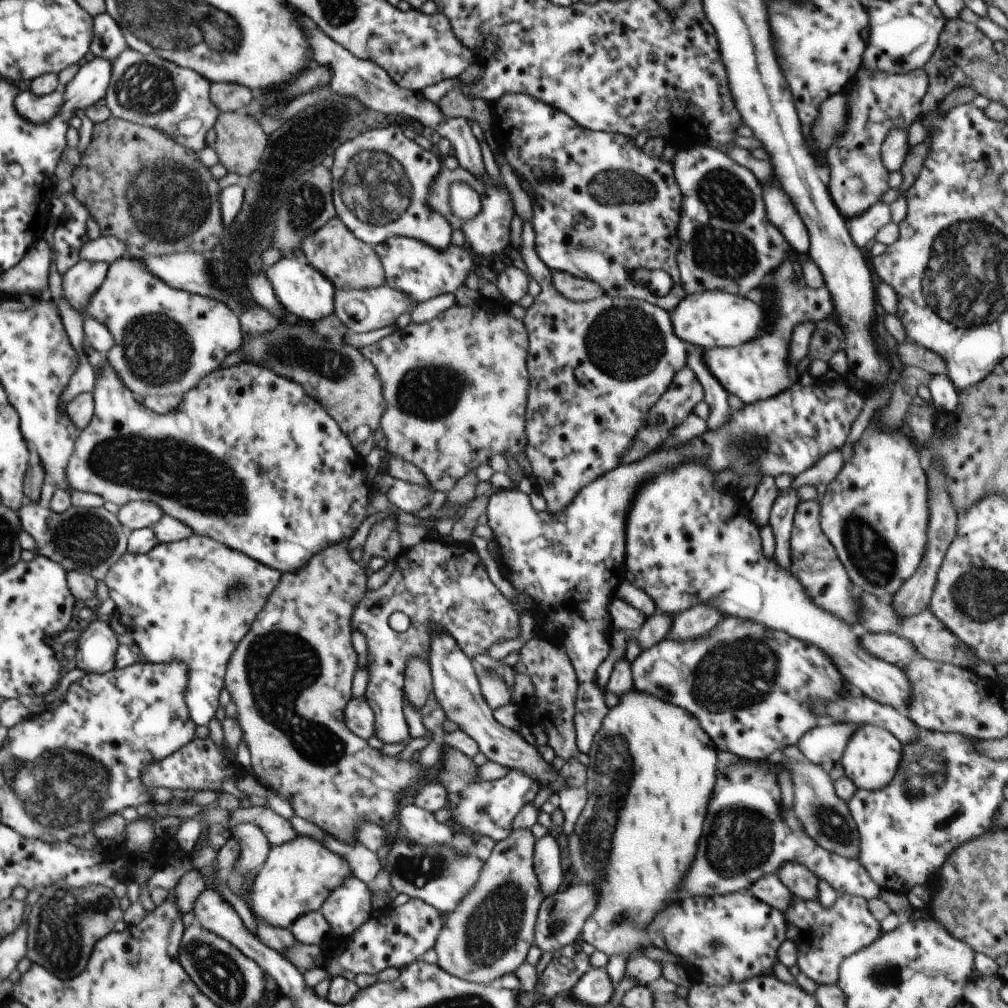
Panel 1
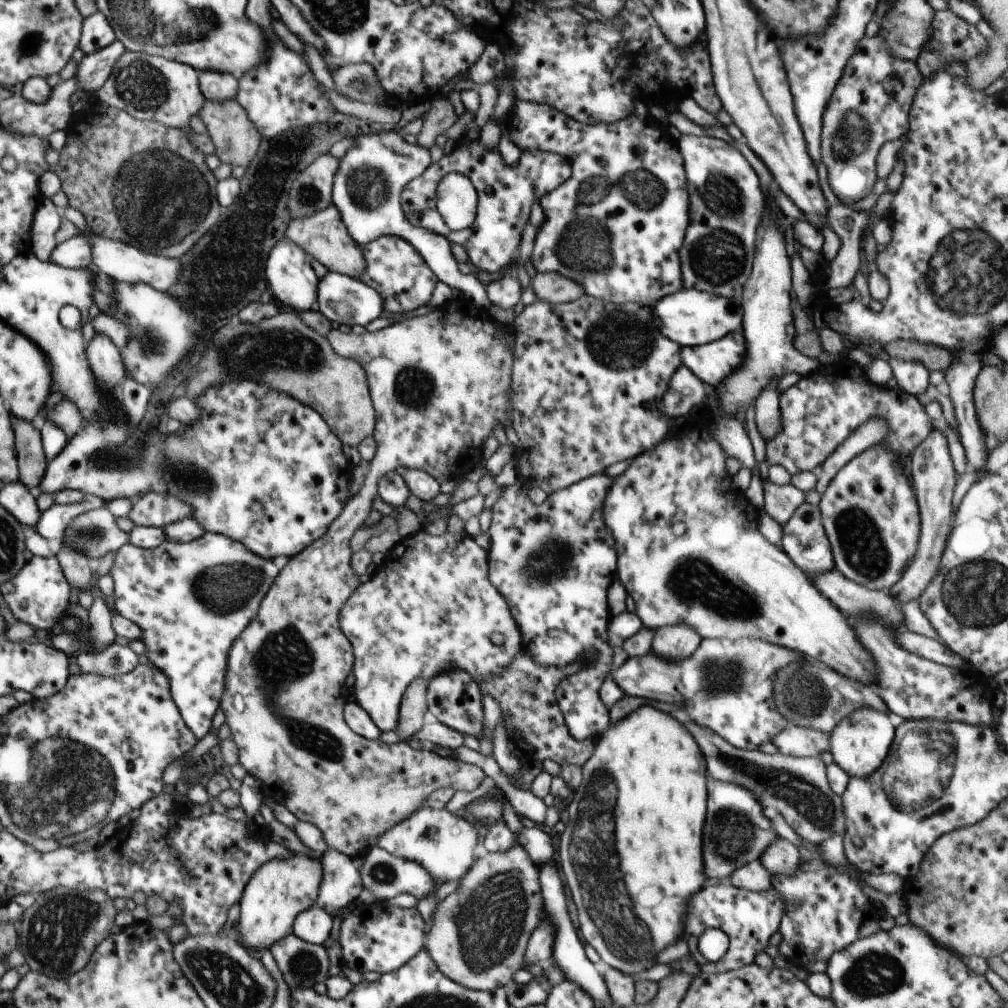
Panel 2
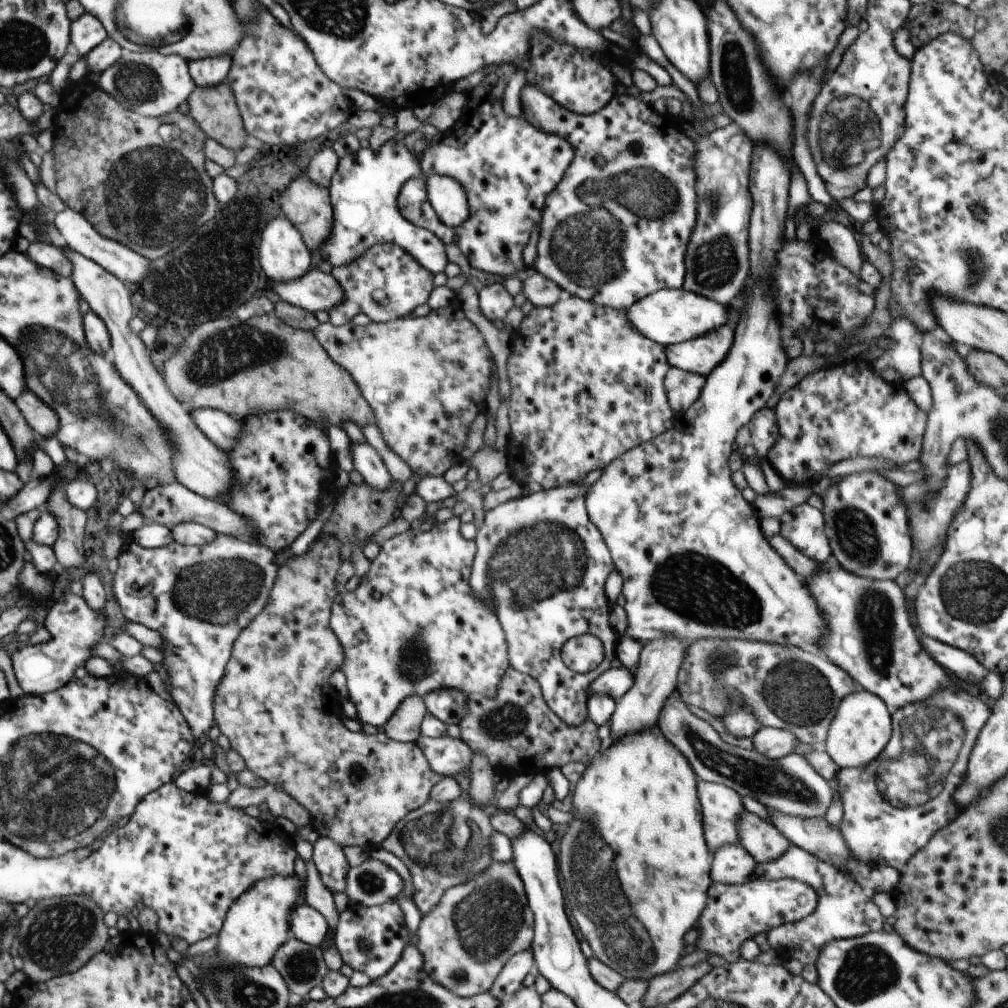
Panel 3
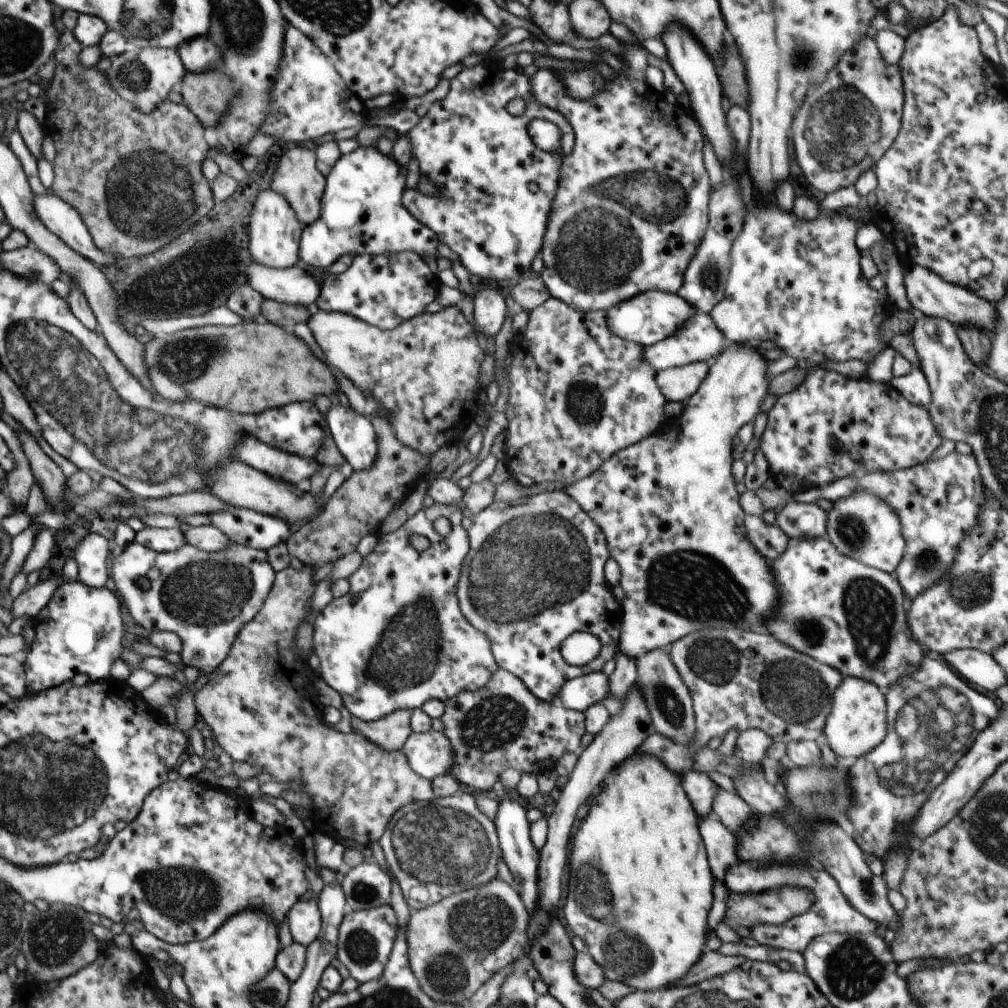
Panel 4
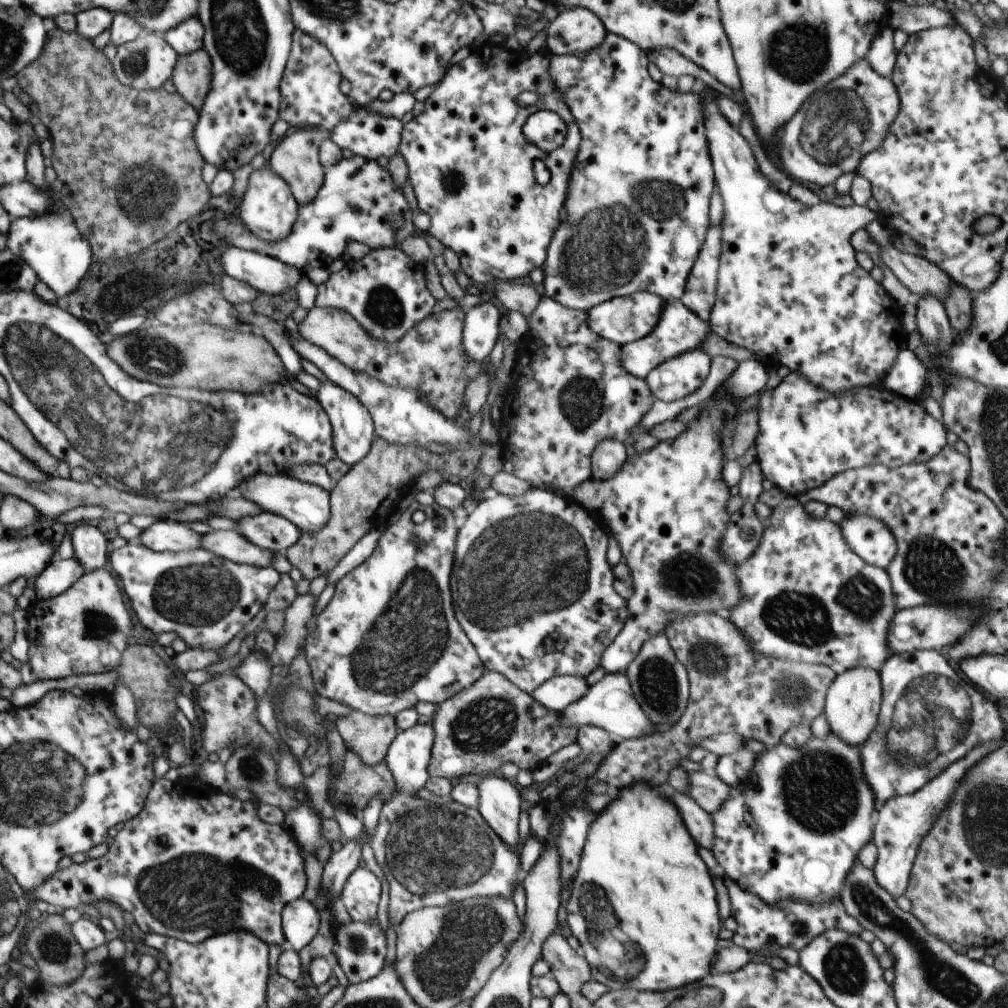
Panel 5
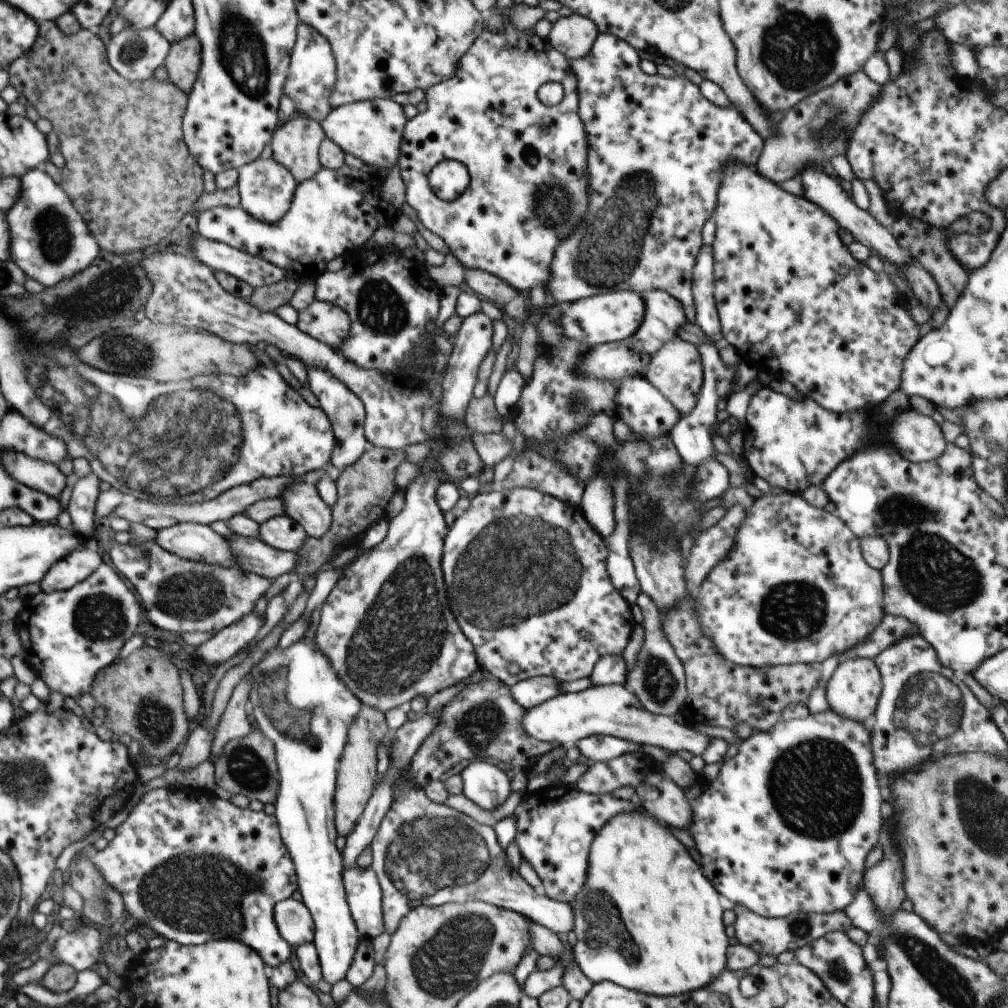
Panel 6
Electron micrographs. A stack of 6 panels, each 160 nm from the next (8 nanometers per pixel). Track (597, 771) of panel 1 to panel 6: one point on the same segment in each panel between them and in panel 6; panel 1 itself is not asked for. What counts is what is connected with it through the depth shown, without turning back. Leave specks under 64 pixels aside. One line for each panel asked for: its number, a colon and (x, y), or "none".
2: (647, 862)
3: (636, 839)
4: (639, 852)
5: (641, 876)
6: (641, 879)

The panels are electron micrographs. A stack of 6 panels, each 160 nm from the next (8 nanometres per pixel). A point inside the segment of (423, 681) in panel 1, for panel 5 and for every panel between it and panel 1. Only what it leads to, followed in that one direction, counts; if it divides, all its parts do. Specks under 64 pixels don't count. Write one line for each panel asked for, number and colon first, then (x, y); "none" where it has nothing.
2: (413, 706)
3: (404, 725)
4: (390, 732)
5: (369, 736)

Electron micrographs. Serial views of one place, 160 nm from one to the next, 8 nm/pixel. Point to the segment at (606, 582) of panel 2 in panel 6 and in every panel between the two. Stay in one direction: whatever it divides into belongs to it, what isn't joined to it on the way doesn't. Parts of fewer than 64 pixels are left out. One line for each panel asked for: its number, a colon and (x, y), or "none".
3: (540, 560)
4: (534, 574)
5: (549, 609)
6: (525, 575)

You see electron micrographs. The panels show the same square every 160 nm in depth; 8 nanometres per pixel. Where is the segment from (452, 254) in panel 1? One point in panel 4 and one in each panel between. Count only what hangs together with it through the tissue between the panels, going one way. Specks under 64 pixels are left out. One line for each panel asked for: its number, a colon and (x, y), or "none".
2: (394, 268)
3: (389, 268)
4: (385, 290)

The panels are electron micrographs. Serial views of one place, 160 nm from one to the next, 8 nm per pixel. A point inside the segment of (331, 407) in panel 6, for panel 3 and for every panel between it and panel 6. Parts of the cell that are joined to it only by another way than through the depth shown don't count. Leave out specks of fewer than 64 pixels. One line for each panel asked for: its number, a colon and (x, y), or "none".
3: (367, 461)
4: (353, 433)
5: (353, 432)

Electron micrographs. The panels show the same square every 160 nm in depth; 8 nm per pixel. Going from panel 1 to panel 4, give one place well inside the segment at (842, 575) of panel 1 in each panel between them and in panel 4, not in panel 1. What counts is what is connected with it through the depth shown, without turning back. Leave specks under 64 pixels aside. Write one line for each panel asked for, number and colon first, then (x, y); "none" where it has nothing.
2: (804, 540)
3: (803, 525)
4: (797, 519)

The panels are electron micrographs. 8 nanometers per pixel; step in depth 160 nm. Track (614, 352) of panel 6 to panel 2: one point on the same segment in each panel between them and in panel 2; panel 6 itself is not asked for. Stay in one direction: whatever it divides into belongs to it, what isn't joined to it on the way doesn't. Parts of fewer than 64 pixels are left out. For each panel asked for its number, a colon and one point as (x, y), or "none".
2: (713, 362)
3: (701, 355)
4: (698, 339)
5: (679, 330)

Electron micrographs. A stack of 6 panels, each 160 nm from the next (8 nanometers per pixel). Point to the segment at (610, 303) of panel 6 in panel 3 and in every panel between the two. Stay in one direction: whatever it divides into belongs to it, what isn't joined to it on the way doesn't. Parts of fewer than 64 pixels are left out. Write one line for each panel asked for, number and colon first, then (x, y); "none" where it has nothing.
3: (668, 316)
4: (647, 318)
5: (623, 320)

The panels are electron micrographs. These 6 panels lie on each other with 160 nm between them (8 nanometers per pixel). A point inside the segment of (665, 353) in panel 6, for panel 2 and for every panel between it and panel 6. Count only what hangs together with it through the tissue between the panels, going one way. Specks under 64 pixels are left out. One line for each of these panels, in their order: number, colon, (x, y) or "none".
2: (685, 390)
3: (683, 388)
4: (678, 384)
5: (677, 377)

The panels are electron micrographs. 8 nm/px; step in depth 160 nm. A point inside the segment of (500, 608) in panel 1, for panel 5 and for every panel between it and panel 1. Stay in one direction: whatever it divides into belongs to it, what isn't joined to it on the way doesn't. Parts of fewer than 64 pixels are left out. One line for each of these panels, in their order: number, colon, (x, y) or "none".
2: (430, 607)
3: (413, 625)
4: (398, 638)
5: (389, 638)

